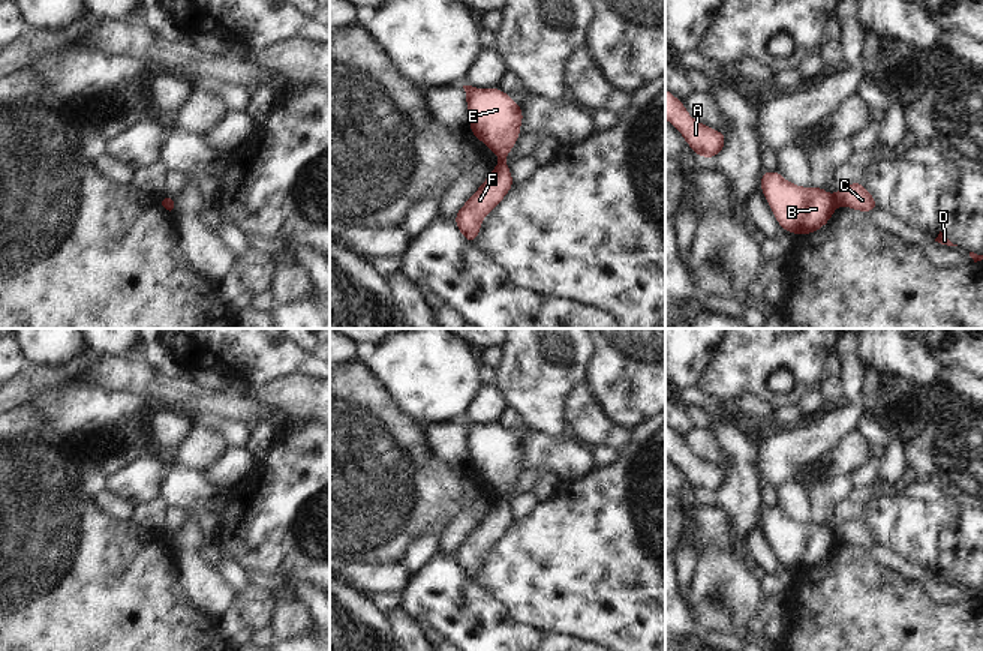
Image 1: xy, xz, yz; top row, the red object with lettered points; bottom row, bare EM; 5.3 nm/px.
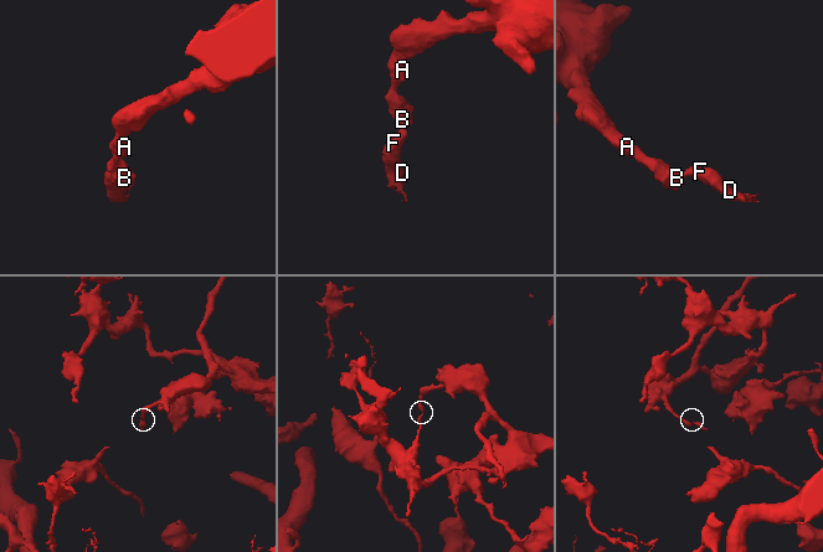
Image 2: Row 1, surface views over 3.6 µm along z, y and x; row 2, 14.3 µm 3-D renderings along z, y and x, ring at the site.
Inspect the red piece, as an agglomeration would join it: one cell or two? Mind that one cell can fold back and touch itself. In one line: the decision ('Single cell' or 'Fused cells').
Fused cells.

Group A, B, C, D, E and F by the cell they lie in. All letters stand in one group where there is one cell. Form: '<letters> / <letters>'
A B E / C D F

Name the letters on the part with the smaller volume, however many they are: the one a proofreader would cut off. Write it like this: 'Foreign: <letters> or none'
Foreign: C, D, F.

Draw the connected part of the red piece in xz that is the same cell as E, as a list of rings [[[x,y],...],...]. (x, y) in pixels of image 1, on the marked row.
[[[463,86],[471,132],[493,150],[499,160],[505,160],[520,136],[523,112],[512,96],[500,88],[475,88]]]

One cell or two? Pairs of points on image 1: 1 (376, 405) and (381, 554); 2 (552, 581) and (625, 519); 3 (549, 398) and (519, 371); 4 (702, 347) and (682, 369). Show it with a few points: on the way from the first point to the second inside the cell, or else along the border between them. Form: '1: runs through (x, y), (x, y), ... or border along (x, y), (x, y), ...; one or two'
1: runs through (376, 443), (376, 455), (381, 459), (381, 516); one
2: runs through (570, 567), (580, 564), (607, 537); one
3: runs through (541, 390), (526, 375); one
4: runs through (696, 353), (685, 363); one

